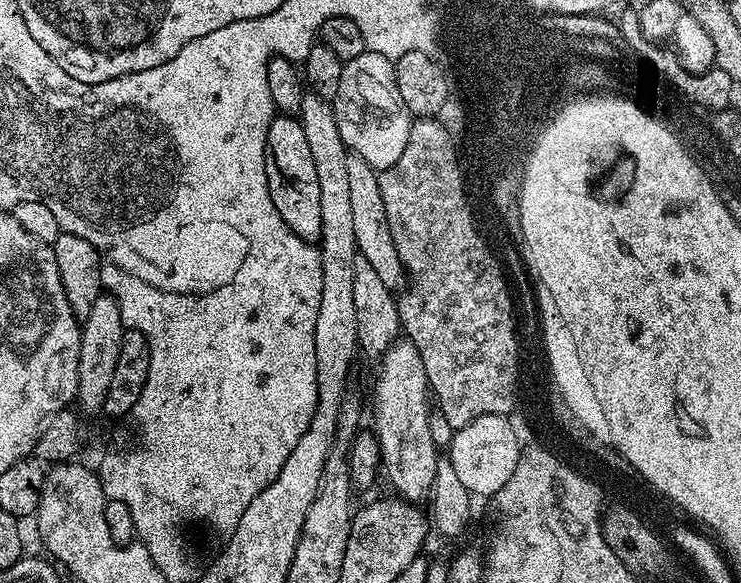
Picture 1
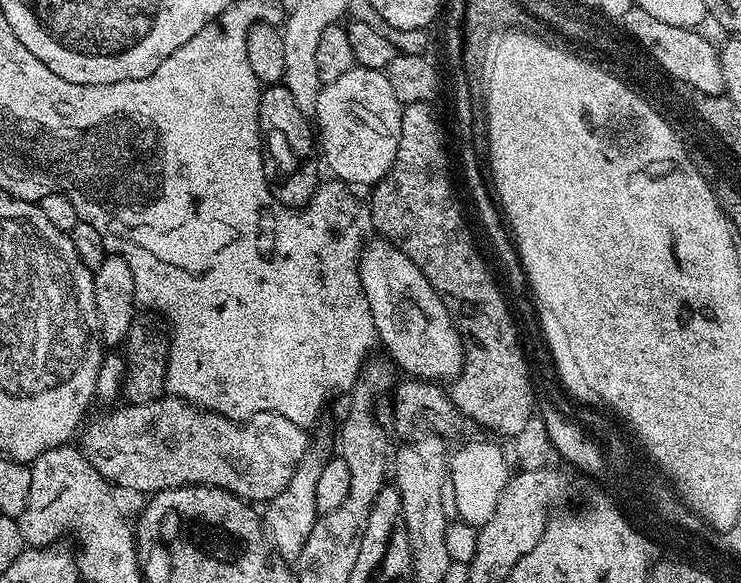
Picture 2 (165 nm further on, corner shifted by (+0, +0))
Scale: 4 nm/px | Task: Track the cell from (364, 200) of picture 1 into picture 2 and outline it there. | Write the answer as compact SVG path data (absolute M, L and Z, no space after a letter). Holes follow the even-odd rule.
M387 238L375 239L369 239L360 249L360 281L374 318L379 343L382 348L384 344L391 363L409 377L425 382L451 381L464 369L464 342L460 339L460 331L454 326L450 310L446 310L438 290L430 286L426 274L422 274L422 270L418 270L418 266L414 266L414 262L410 262L400 248Z

